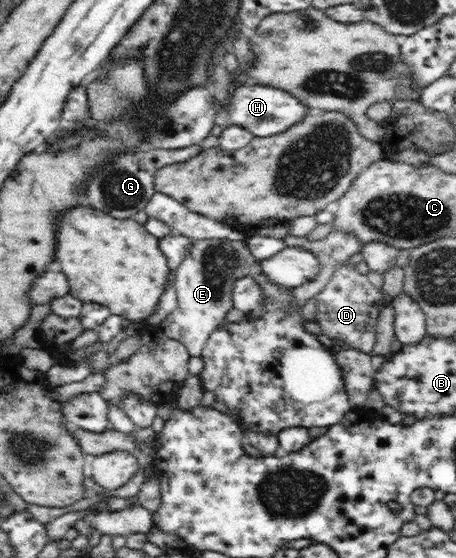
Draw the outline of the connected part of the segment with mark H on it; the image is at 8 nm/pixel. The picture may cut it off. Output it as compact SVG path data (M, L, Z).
M254 84L236 85L234 90L236 90L236 93L234 93L230 107L226 111L226 121L232 126L244 127L258 138L286 131L294 124L300 124L306 115L311 113L308 107L304 107L304 103L292 99L292 95L288 95L288 91Z

